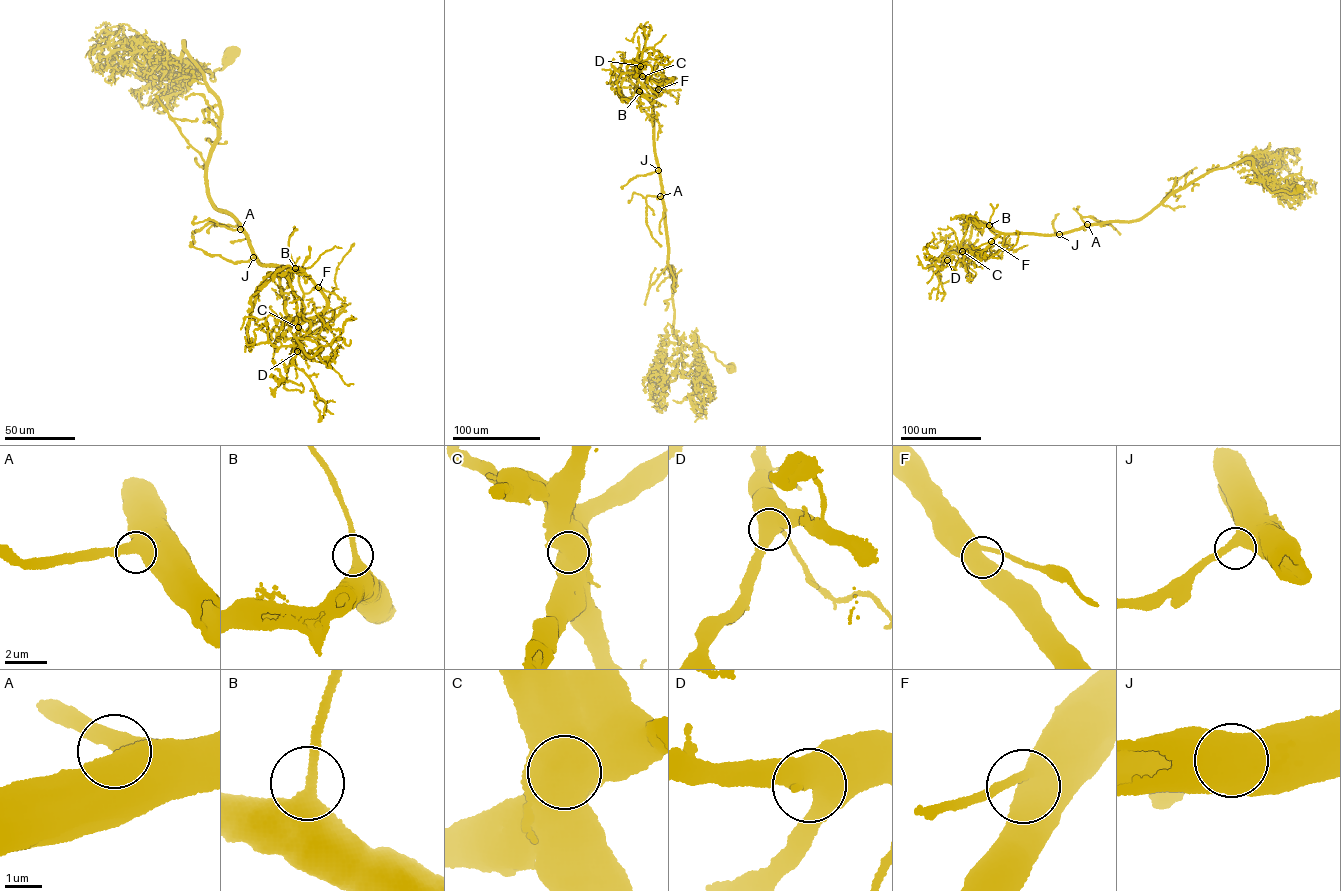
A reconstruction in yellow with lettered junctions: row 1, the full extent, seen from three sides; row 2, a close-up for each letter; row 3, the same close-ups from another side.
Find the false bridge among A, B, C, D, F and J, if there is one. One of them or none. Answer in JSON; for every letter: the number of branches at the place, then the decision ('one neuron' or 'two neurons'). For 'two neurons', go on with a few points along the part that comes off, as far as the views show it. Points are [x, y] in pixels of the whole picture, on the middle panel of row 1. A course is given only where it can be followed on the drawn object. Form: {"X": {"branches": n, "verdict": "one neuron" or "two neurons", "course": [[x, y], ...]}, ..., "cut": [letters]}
{"A": {"branches": 2, "verdict": "one neuron"}, "B": {"branches": 2, "verdict": "one neuron"}, "C": {"branches": 1, "verdict": "two neurons", "course": [[642, 76], [636, 72], [625, 78], [621, 92], [635, 100], [656, 119], [659, 124], [657, 140]]}, "D": {"branches": 2, "verdict": "one neuron"}, "F": {"branches": 2, "verdict": "one neuron"}, "J": {"branches": 2, "verdict": "one neuron"}, "cut": ["C"]}

